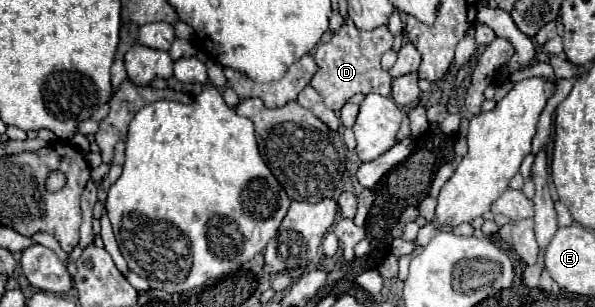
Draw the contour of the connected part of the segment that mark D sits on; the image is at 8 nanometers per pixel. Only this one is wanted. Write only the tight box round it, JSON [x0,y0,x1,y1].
[311,22,393,112]

